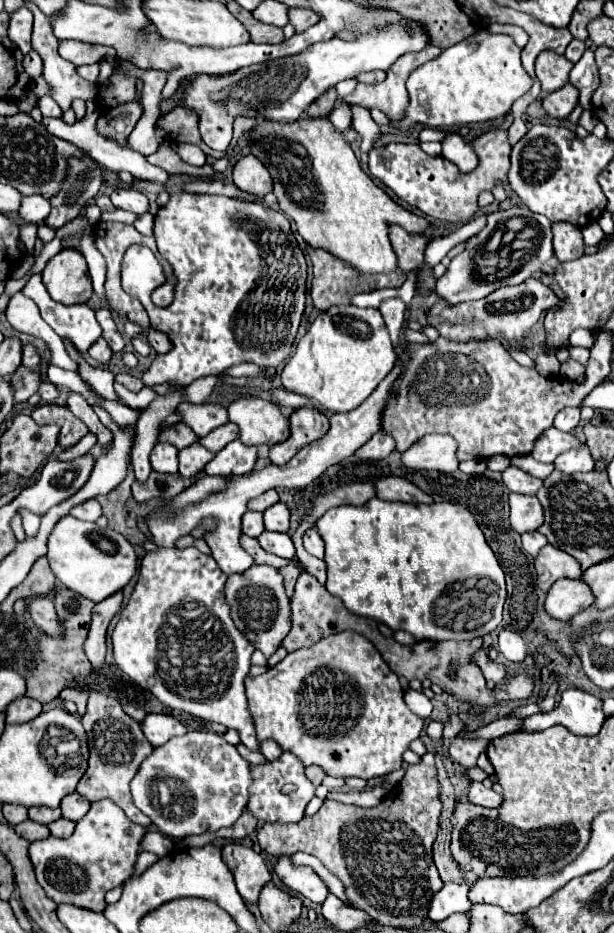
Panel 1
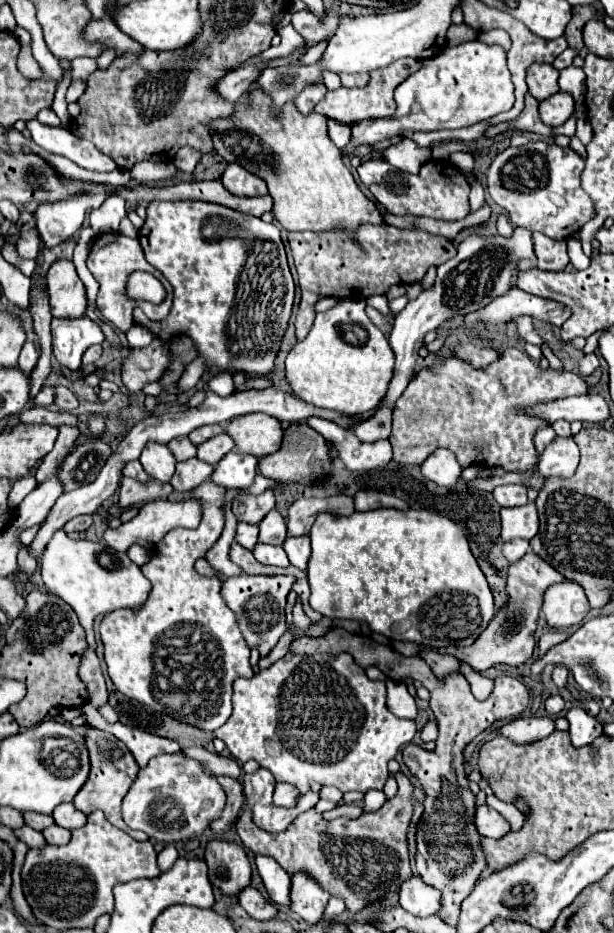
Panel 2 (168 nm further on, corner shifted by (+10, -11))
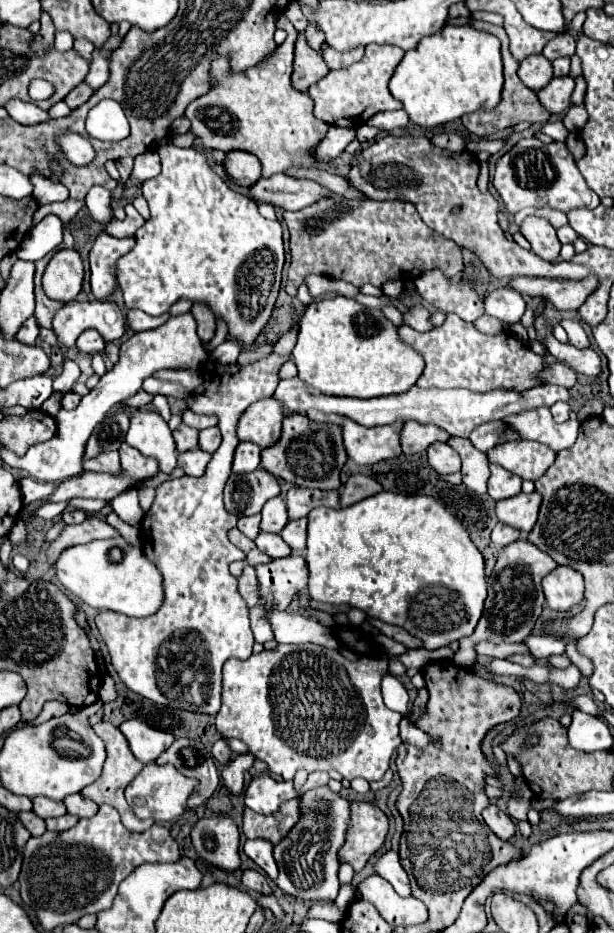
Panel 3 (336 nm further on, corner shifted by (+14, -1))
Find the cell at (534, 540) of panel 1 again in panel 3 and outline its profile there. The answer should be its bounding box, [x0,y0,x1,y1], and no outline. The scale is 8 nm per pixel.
[491,524,519,548]

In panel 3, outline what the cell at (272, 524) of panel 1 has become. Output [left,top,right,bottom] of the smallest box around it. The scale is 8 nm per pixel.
[261,496,289,532]

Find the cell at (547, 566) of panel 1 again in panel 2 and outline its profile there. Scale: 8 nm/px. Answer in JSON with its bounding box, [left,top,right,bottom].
[391,550,565,672]

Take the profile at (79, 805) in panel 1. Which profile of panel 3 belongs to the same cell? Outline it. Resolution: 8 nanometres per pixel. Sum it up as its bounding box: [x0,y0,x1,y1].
[63,794,99,818]

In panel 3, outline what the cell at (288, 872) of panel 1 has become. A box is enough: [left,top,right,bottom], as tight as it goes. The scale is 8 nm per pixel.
[243,840,277,880]

